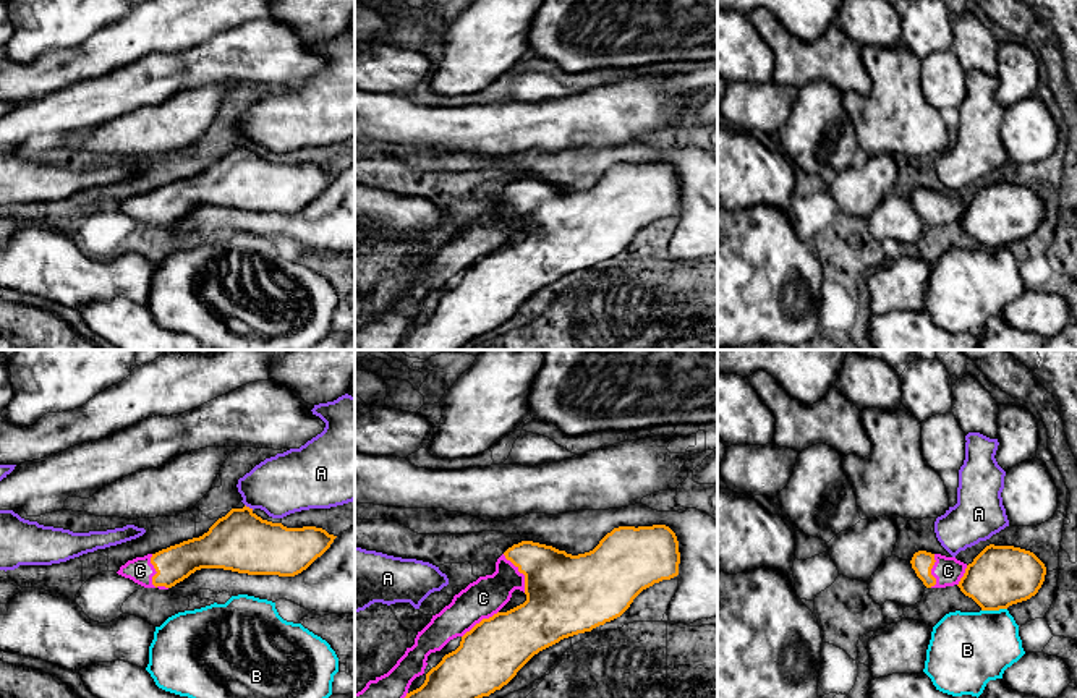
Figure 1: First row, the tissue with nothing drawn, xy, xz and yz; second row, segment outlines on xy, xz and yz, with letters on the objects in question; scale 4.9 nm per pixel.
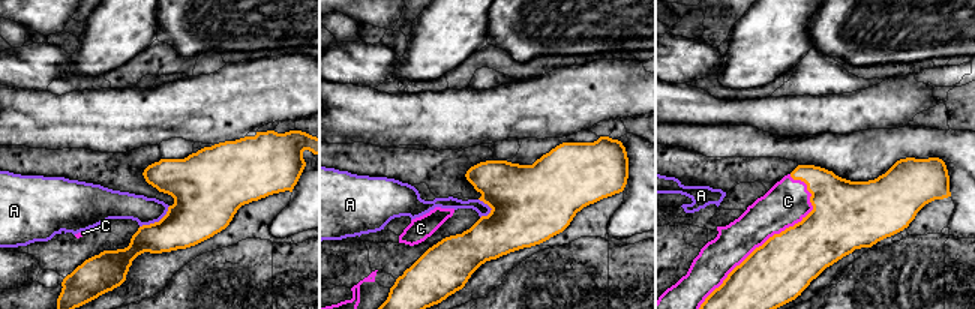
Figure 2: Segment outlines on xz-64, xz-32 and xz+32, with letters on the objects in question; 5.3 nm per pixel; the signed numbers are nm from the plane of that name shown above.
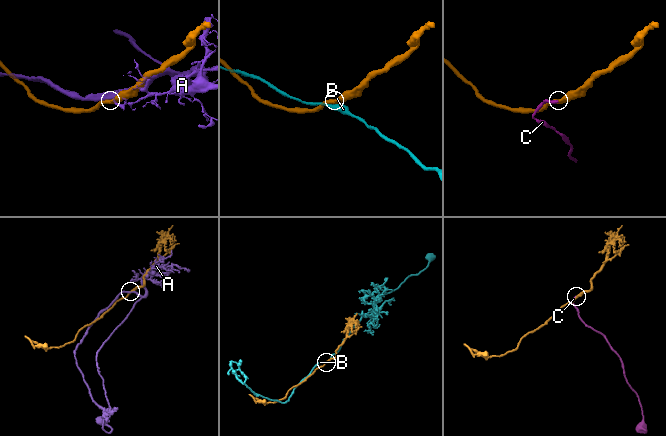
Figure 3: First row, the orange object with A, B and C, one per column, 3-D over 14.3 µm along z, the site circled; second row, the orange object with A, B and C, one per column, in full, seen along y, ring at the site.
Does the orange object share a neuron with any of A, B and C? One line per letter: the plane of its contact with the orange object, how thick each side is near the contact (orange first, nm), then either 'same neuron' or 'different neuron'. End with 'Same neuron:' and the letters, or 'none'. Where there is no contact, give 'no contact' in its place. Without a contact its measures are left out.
A: xy | 300/300 nm | different neuron
B: yz | 300/380 nm | different neuron
C: xy | 180/120 nm | same neuron
Same neuron: C

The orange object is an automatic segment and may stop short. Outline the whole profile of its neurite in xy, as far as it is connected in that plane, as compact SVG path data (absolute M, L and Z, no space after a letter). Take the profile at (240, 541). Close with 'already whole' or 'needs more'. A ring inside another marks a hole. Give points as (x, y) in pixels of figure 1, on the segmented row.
M232 509L199 538L128 560L117 572L144 588L168 589L201 568L223 568L248 575L295 577L321 557L337 536L322 528L287 528L258 517L253 509Z; needs more

